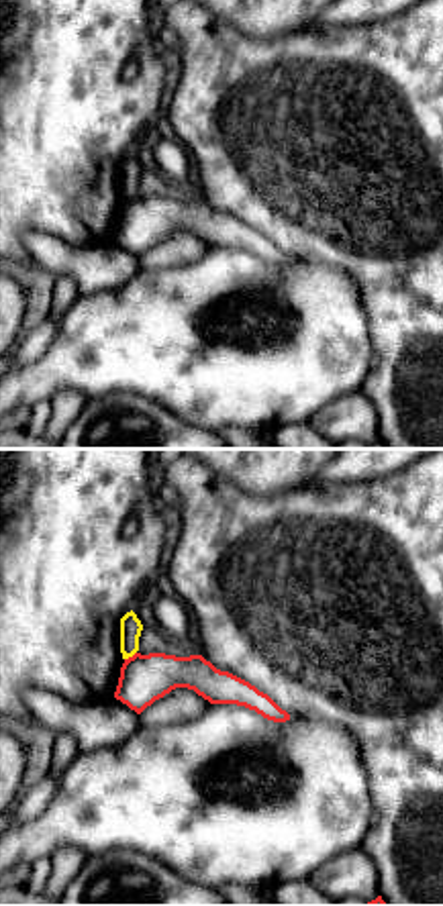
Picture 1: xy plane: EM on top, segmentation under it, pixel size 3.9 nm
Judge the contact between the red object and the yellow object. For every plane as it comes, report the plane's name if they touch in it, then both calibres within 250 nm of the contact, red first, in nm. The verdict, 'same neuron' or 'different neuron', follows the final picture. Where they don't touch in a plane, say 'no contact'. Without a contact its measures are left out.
contact in xy; calibres 190 and 90 nm

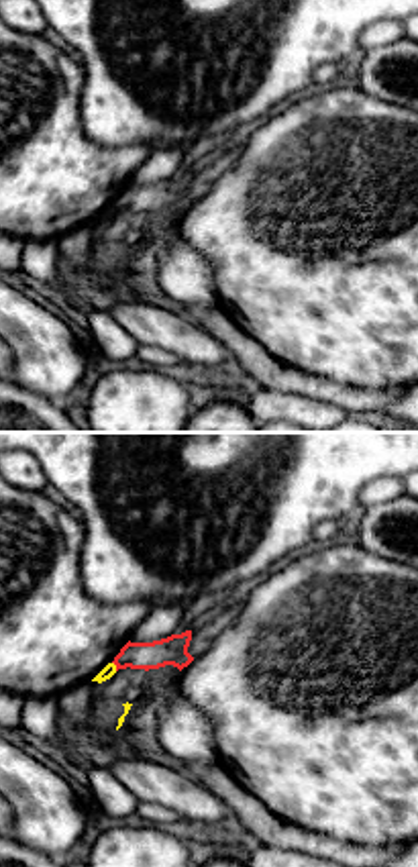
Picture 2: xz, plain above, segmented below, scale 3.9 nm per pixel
contact in xz; calibres 110 and 50 nm

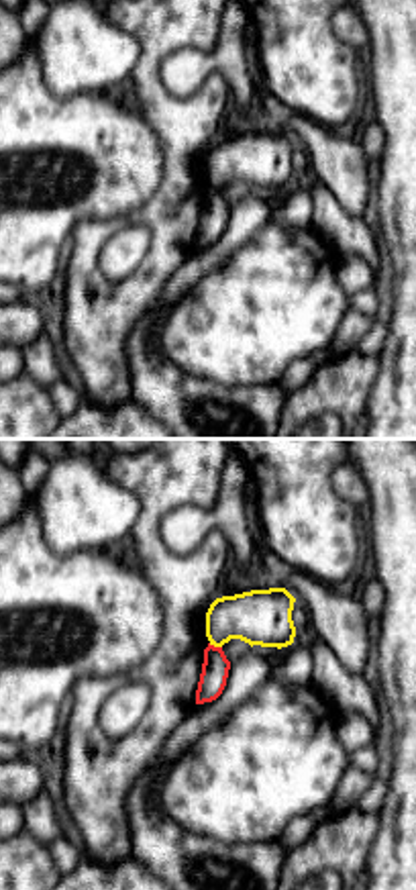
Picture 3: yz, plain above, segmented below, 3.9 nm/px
contact in yz; calibres 110 and 220 nm

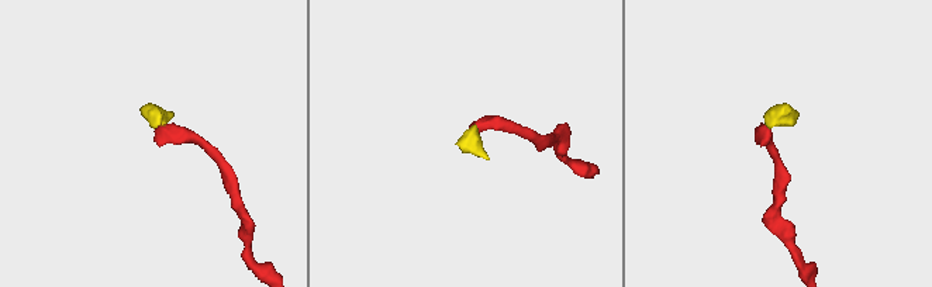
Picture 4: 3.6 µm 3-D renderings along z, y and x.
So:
different neuron

